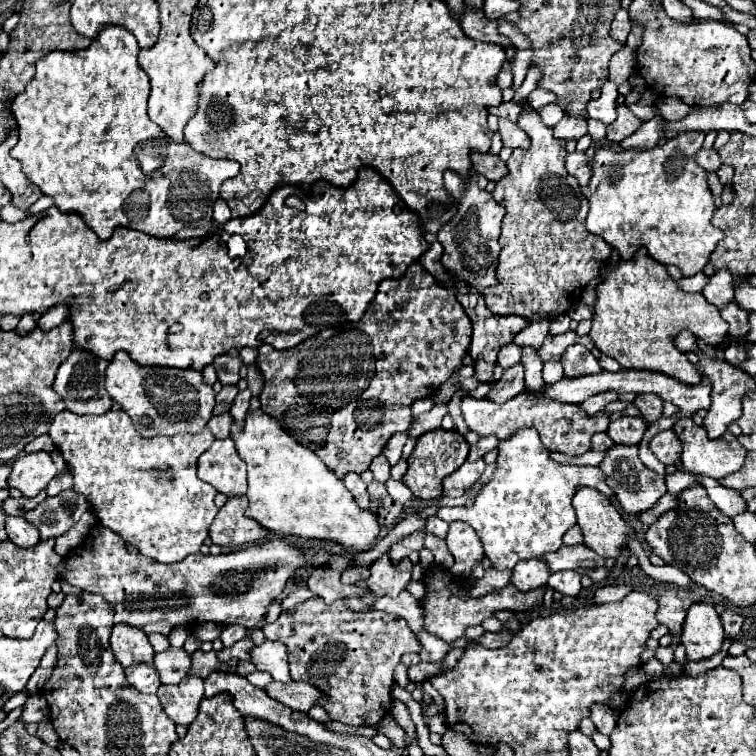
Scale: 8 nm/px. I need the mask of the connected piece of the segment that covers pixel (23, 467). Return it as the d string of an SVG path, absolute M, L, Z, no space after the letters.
M48 452L22 454L12 462L12 474L8 478L10 488L18 488L26 498L36 496L48 486L48 482L58 474Z

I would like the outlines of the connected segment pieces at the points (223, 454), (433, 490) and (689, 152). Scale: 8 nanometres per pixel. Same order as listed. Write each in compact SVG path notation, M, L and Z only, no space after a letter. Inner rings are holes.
M232 438L214 440L198 458L198 478L226 496L240 496L246 492L246 464L240 460Z
M430 430L426 434L422 434L416 440L416 446L408 458L408 472L404 476L404 484L418 496L418 498L438 498L442 494L442 480L452 474L454 470L458 470L468 456L468 448L470 444L466 442L464 434L456 432L456 430Z
M682 132L674 138L666 140L662 146L654 146L650 150L626 150L616 146L600 146L594 152L592 160L592 178L588 184L588 202L590 214L586 218L586 230L602 236L614 250L618 250L620 258L628 260L638 250L638 246L646 246L648 254L660 264L674 264L682 270L684 276L694 276L702 272L708 264L708 258L716 244L724 238L722 230L712 226L714 194L708 188L706 170L696 164L696 154L702 148L704 134Z

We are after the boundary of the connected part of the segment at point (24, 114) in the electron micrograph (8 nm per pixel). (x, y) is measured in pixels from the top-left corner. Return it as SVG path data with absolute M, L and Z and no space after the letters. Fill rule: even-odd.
M104 26L98 36L92 40L92 44L84 50L74 50L74 52L66 52L66 50L54 50L50 54L46 54L44 58L40 58L36 62L36 74L34 78L26 84L26 90L22 94L18 94L10 108L14 112L14 118L18 122L20 128L20 138L18 144L10 150L10 154L20 160L22 170L26 172L26 176L46 194L54 198L54 204L62 210L62 212L78 212L88 226L100 236L100 238L108 238L112 234L112 230L116 226L126 226L126 228L134 228L134 230L142 230L146 234L158 236L158 238L172 238L178 230L182 228L198 228L204 226L206 222L212 220L212 206L218 198L218 188L226 178L232 178L240 172L238 162L234 160L216 160L216 158L208 158L200 152L196 152L188 142L174 142L170 138L166 138L166 132L162 128L158 128L158 124L154 124L148 114L146 114L146 100L148 100L148 92L150 92L150 82L146 78L146 72L140 70L136 56L138 56L140 48L138 42L134 38L132 32L128 32L124 26Z

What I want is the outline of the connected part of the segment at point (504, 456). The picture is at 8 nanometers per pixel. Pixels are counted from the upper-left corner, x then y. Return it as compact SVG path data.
M522 428L498 444L496 470L474 504L468 508L440 506L436 516L446 522L468 522L478 532L492 566L496 570L512 570L520 560L542 558L562 546L564 532L576 524L572 496L578 486L592 486L608 498L614 494L606 488L606 476L598 466L558 464L536 438L536 430Z

